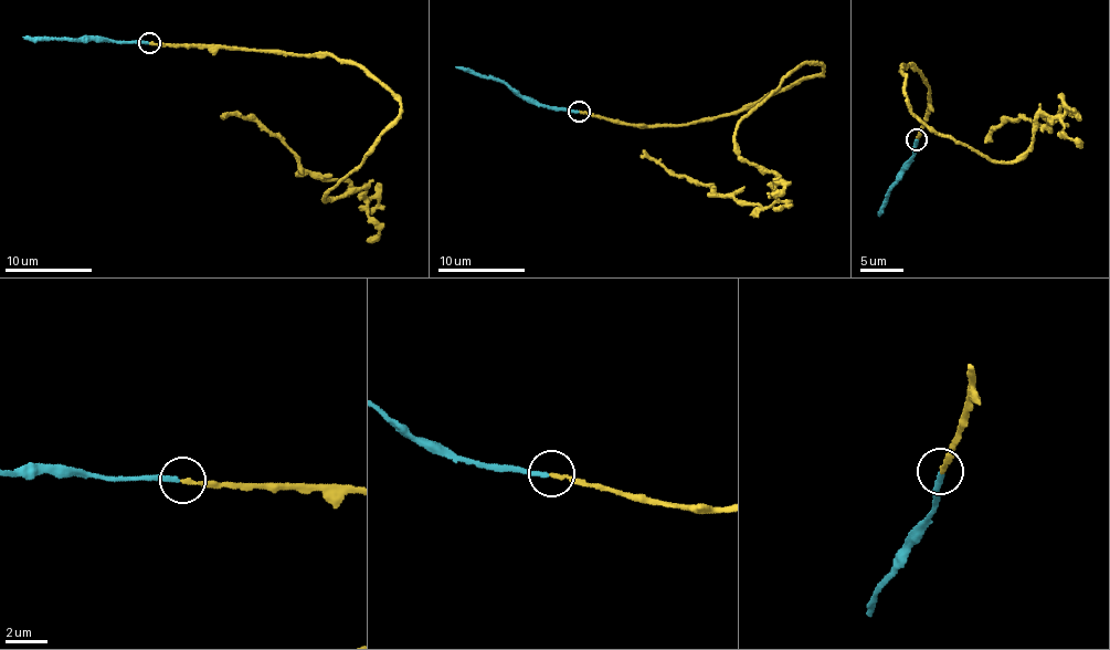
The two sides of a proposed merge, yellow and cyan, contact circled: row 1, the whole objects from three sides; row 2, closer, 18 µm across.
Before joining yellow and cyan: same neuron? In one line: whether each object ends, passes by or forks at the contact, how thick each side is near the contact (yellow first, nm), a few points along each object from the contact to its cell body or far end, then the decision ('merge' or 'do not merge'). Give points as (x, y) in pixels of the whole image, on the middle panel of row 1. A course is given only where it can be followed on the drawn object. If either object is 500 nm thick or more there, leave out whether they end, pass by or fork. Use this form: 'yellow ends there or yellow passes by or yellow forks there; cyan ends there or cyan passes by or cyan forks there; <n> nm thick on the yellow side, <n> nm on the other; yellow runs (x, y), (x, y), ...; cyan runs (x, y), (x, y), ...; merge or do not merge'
yellow ends there; cyan ends there; 200 nm thick on the yellow side, 220 nm on the other; yellow runs (579, 112), (708, 122), (823, 66), (797, 66), (738, 126), (736, 147), (774, 177), (763, 207), (642, 150); cyan runs (579, 112), (535, 105), (495, 79), (456, 66); merge

